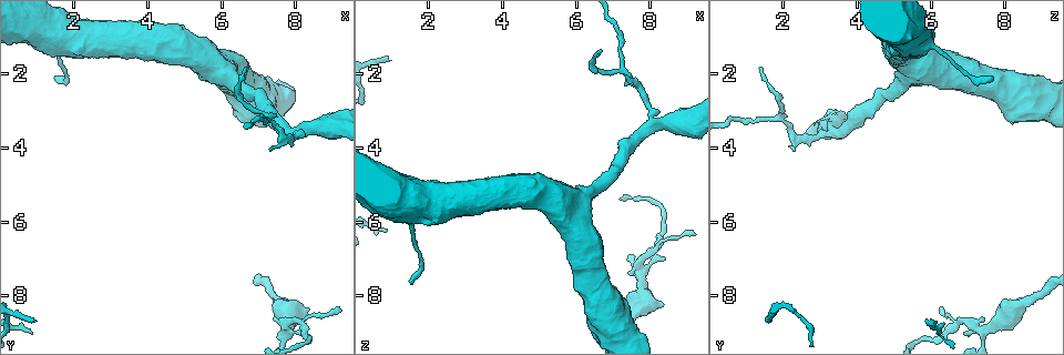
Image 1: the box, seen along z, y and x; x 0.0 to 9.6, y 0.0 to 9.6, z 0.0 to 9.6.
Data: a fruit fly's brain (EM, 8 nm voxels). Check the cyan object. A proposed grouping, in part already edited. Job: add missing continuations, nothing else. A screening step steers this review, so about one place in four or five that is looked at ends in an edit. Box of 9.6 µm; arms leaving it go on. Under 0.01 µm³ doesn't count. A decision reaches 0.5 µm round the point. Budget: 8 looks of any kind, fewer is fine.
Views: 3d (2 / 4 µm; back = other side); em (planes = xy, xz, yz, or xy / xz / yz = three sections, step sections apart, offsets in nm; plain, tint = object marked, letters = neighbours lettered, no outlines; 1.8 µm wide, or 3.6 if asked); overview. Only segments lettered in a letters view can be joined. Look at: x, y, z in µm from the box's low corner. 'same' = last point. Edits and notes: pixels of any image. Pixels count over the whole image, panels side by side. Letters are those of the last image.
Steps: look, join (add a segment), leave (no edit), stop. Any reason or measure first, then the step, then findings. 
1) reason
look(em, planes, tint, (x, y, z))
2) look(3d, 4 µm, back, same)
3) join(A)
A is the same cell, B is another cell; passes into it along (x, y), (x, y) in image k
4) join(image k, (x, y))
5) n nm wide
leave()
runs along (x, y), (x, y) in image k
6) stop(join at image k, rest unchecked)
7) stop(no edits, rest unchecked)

look(em, xy, step 16, letters, (6.65, 1.85, 1.40))

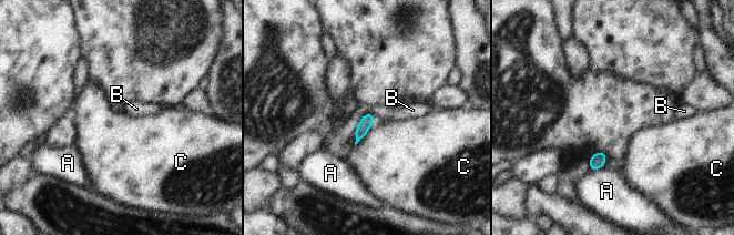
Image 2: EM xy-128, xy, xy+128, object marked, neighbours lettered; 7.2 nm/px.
cut it another way
look(em, planes, letters, same)

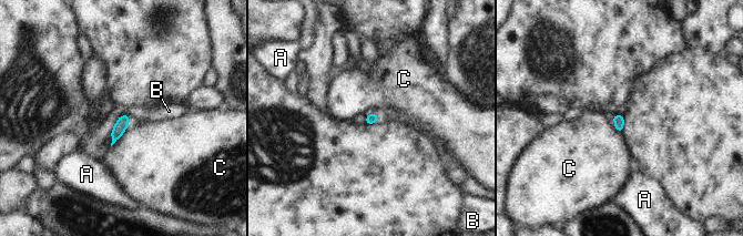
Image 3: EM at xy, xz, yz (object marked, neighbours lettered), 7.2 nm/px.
leave()
A, B and C are other cells; border along (611, 116), (614, 129), (622, 133) in image 3; no lettered segment goes on from it

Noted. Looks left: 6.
free end
look(3d, 2 µm, (8.30, 9.10, 6.95))

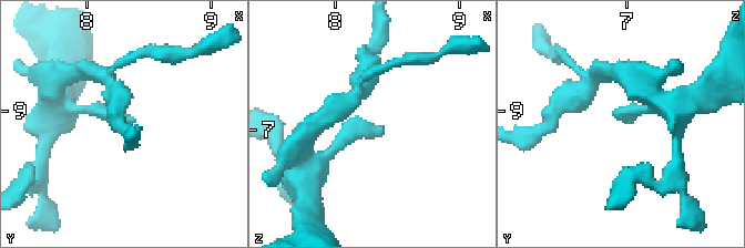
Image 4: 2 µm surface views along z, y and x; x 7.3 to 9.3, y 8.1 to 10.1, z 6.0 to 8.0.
look(em, planes, tint, (8.38, 9.10, 6.98))

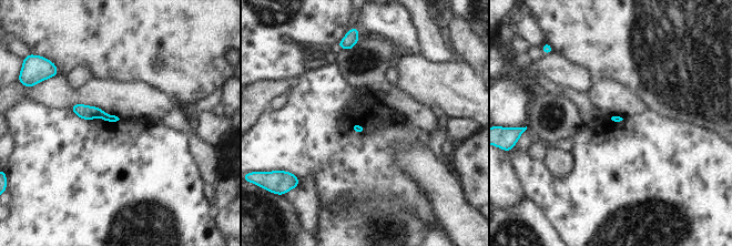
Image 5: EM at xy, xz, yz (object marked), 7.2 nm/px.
look(em, planes, letters, same)

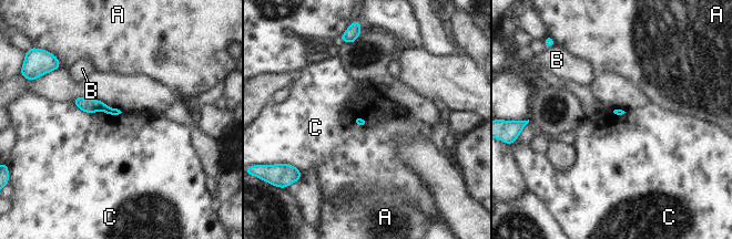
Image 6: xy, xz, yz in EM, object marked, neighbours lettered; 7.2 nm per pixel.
leave()
A, B and C are other cells; runs along (77, 102), (100, 105), (115, 112) in image 6; none of them fits

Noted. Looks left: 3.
thin end
look(3d, 4 µm, (1.00, 8.60, 1.65))

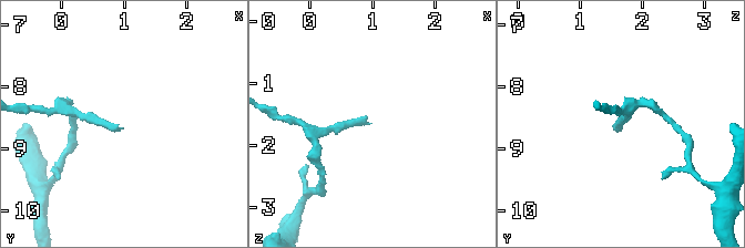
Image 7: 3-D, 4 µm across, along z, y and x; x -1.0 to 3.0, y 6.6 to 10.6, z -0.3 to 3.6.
look(em, planes, letters, (0.95, 8.65, 1.65))

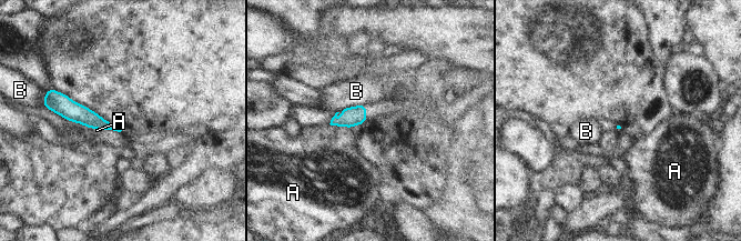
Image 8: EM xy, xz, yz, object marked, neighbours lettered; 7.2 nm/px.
leave()
A and B are other cells; runs along (60, 100), (74, 112), (119, 128) in image 8; none of them fits

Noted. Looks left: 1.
stop(no edits, rest unchecked)

